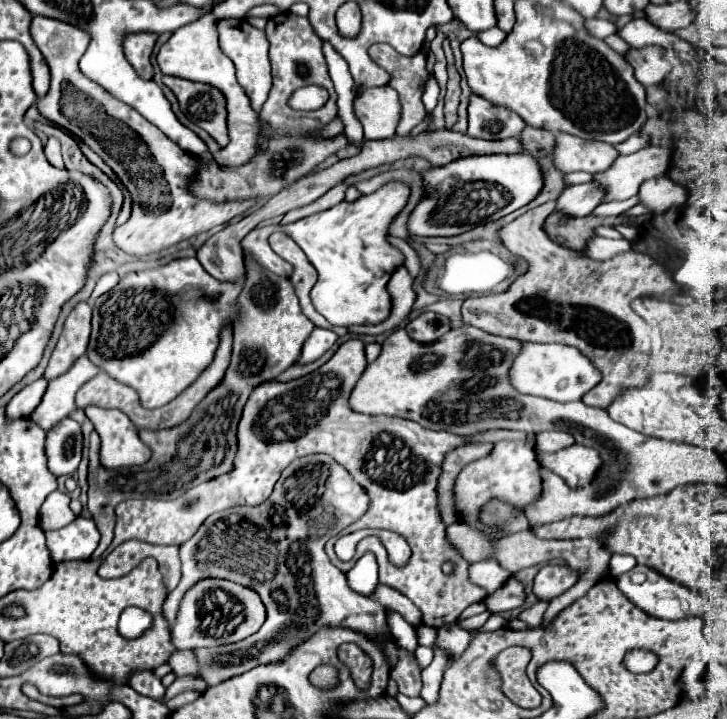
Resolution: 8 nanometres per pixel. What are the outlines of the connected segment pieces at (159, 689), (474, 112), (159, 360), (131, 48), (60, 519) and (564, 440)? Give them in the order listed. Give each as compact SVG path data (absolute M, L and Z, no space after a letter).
M137 670L127 678L127 686L149 698L163 698L165 688L153 670Z
M471 94L469 102L469 130L473 138L485 140L503 140L519 136L525 128L525 122L515 112L509 112L505 106L495 106L489 100Z
M179 258L165 266L141 272L129 272L107 294L99 296L93 310L93 332L87 356L111 378L137 390L145 408L161 408L189 388L197 376L211 364L223 324L233 324L237 296L243 286L219 282L209 276L195 258Z
M133 32L133 34L125 36L125 40L123 40L123 52L125 52L127 60L137 70L137 74L145 80L153 78L153 66L151 66L149 58L151 58L157 38L159 36L153 32Z
M59 490L51 492L41 506L39 526L47 532L47 530L63 528L65 524L69 524L73 520L75 520L75 514L69 508L69 496L59 492Z
M557 430L537 434L537 448L543 450L543 452L557 452L557 450L567 448L571 444L573 444L573 436L571 434L561 434Z

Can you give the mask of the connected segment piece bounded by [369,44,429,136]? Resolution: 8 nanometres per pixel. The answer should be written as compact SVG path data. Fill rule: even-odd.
M375 44L373 48L369 48L369 54L371 54L371 58L373 58L379 66L383 66L383 68L391 74L389 86L399 92L399 100L401 100L401 120L399 120L399 126L397 126L395 136L407 136L407 134L425 118L425 114L427 114L427 110L425 110L425 106L423 106L423 100L421 100L425 82L427 82L427 78L429 78L427 70L425 70L425 52L419 52L419 54L411 56L411 58L407 58L407 56L397 54L397 52L395 52L391 46L387 46L387 44Z

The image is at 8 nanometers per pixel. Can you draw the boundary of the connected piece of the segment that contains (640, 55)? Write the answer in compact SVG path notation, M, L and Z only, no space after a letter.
M631 48L627 54L627 62L635 70L635 78L643 86L653 86L663 82L663 78L671 72L673 64L677 62L677 54L665 48Z

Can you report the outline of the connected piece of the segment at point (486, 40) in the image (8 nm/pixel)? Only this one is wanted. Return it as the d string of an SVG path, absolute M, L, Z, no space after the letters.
M497 26L495 28L489 28L487 32L477 32L477 38L485 44L485 46L499 46L503 40L505 40L505 32L499 30Z

